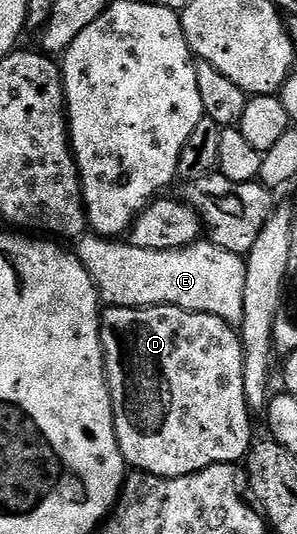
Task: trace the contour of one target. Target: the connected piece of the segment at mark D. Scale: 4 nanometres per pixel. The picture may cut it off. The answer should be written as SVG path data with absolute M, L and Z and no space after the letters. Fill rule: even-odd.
M158 304L148 308L112 308L107 306L102 309L99 318L99 341L103 347L105 383L111 395L117 442L124 461L132 469L148 472L154 476L181 478L205 470L214 464L238 465L239 459L246 452L248 455L252 451L251 416L253 416L253 412L247 407L245 386L243 385L243 337L232 325L225 323L213 314L190 312L168 304Z

